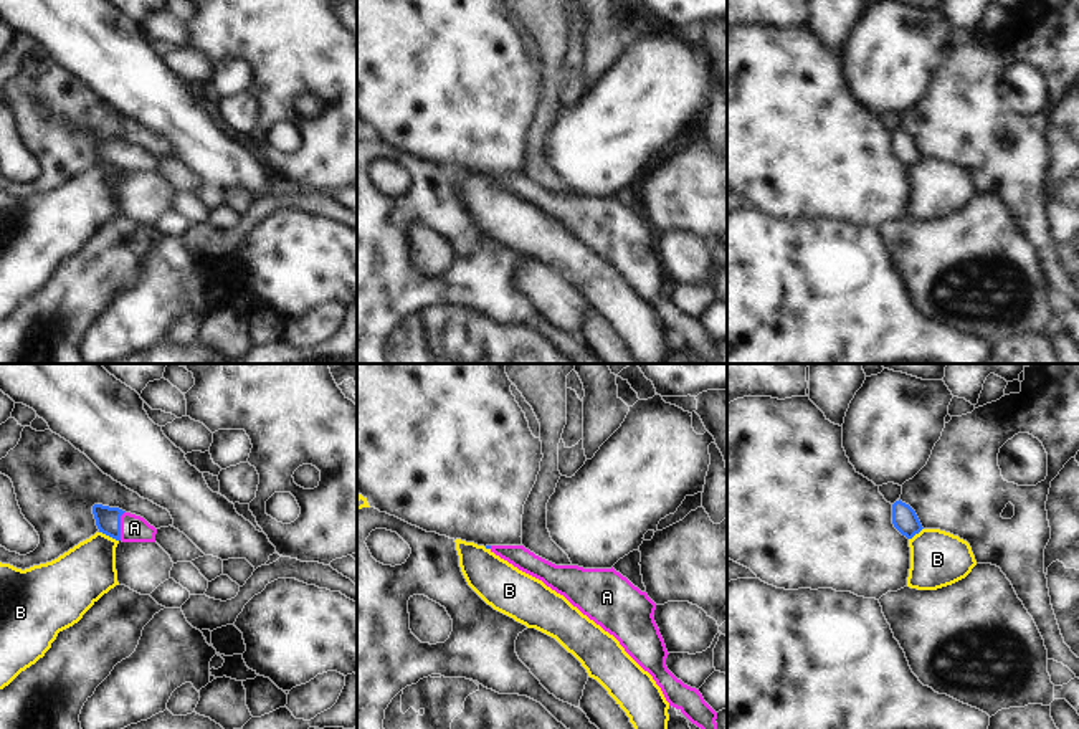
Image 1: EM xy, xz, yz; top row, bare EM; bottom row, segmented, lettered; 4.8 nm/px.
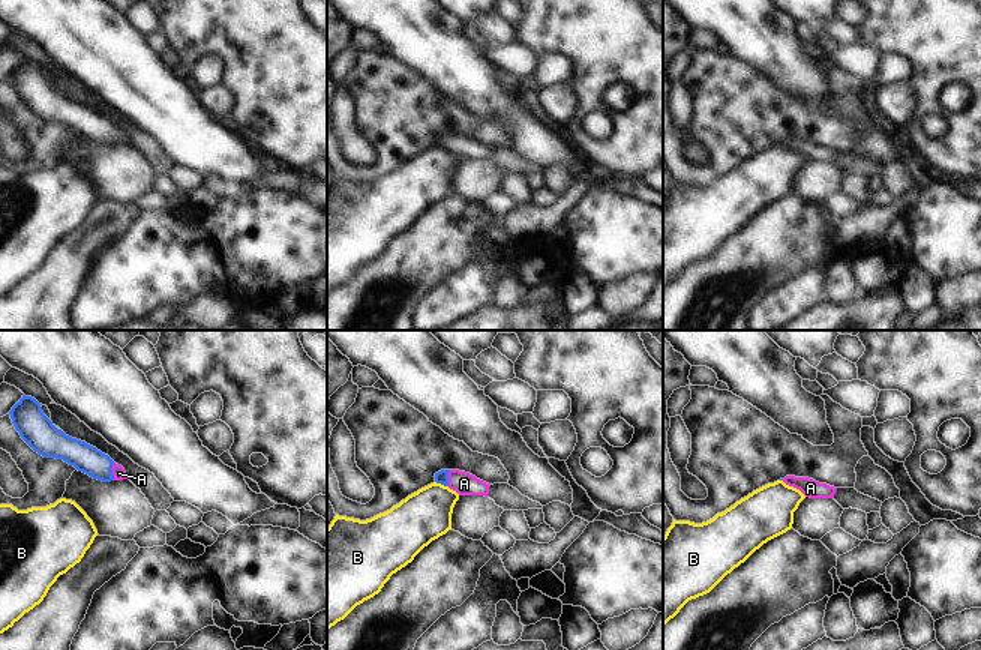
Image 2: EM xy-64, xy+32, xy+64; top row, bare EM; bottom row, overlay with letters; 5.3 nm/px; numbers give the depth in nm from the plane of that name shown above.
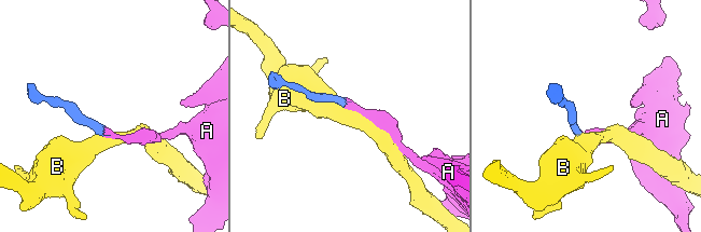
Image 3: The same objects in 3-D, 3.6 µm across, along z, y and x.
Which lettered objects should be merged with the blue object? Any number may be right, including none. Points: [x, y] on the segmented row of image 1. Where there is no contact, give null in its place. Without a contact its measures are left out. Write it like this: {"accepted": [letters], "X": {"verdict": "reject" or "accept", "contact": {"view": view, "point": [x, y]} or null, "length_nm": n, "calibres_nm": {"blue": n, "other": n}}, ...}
{"accepted": ["A"], "A": {"verdict": "accept", "contact": {"view": "xy", "point": [119, 526]}, "length_nm": 150, "calibres_nm": {"blue": 130, "other": 130}}, "B": {"verdict": "reject", "contact": {"view": "xy", "point": [109, 536]}, "length_nm": 110, "calibres_nm": {"blue": 130, "other": 280}}}

